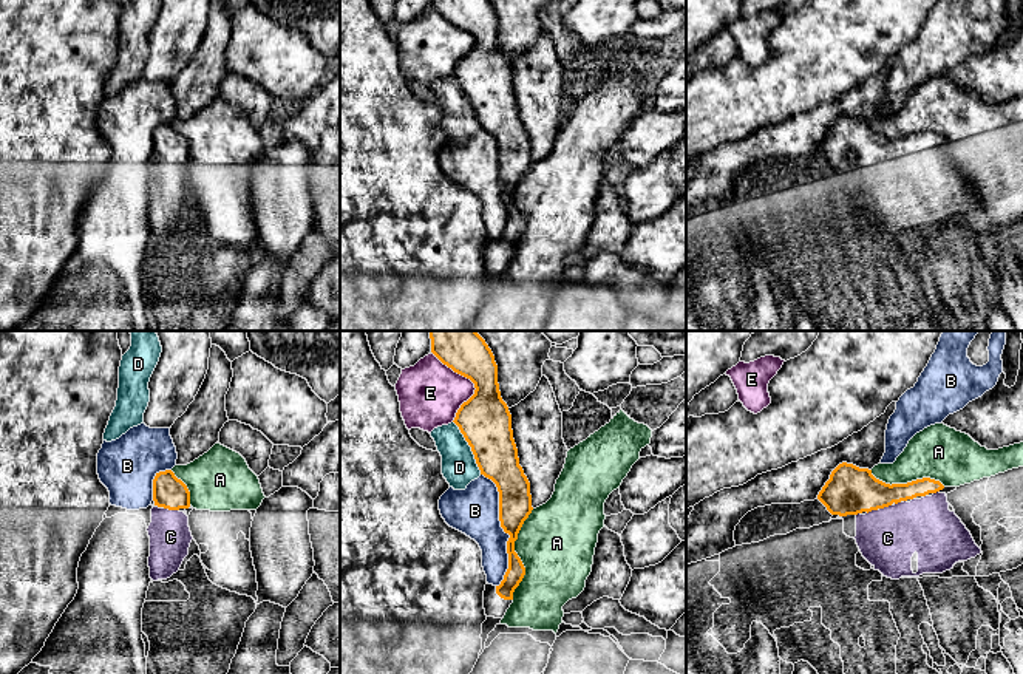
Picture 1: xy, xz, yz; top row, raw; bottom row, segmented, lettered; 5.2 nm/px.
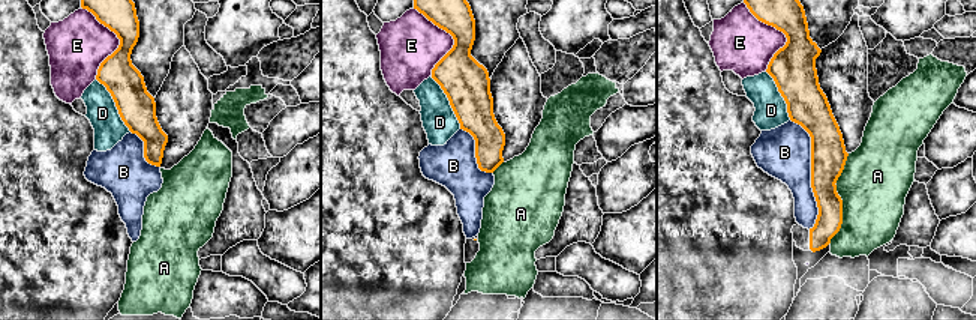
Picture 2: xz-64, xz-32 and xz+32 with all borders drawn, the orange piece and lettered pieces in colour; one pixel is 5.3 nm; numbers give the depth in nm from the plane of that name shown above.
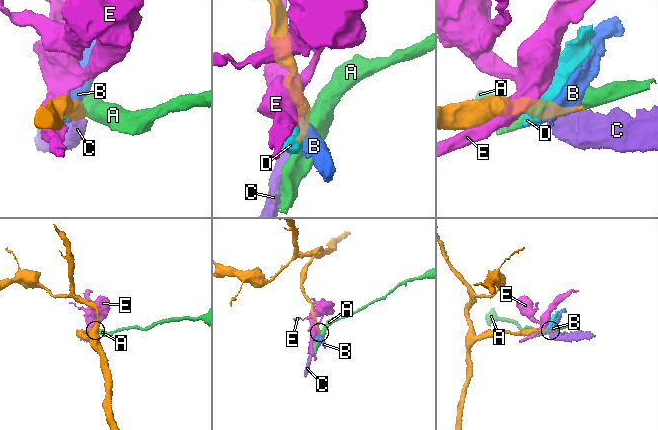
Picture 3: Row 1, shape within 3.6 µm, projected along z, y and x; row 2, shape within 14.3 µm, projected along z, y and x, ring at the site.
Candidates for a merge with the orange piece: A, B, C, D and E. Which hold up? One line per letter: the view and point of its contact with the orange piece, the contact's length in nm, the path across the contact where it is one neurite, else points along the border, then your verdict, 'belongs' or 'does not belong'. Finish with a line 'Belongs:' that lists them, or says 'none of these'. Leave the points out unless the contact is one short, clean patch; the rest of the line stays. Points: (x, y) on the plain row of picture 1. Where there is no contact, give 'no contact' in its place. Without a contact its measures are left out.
A: xz (516, 207) | 480 nm | does not belong
B: xz (503, 181) | 600 nm | does not belong
C: xy (172, 163) | 80 nm | belongs
D: xz (470, 99) | 320 nm | along xz (453, 74), (470, 101), (481, 127) | does not belong
E: xz (472, 34) | 380 nm | does not belong
Belongs: C

